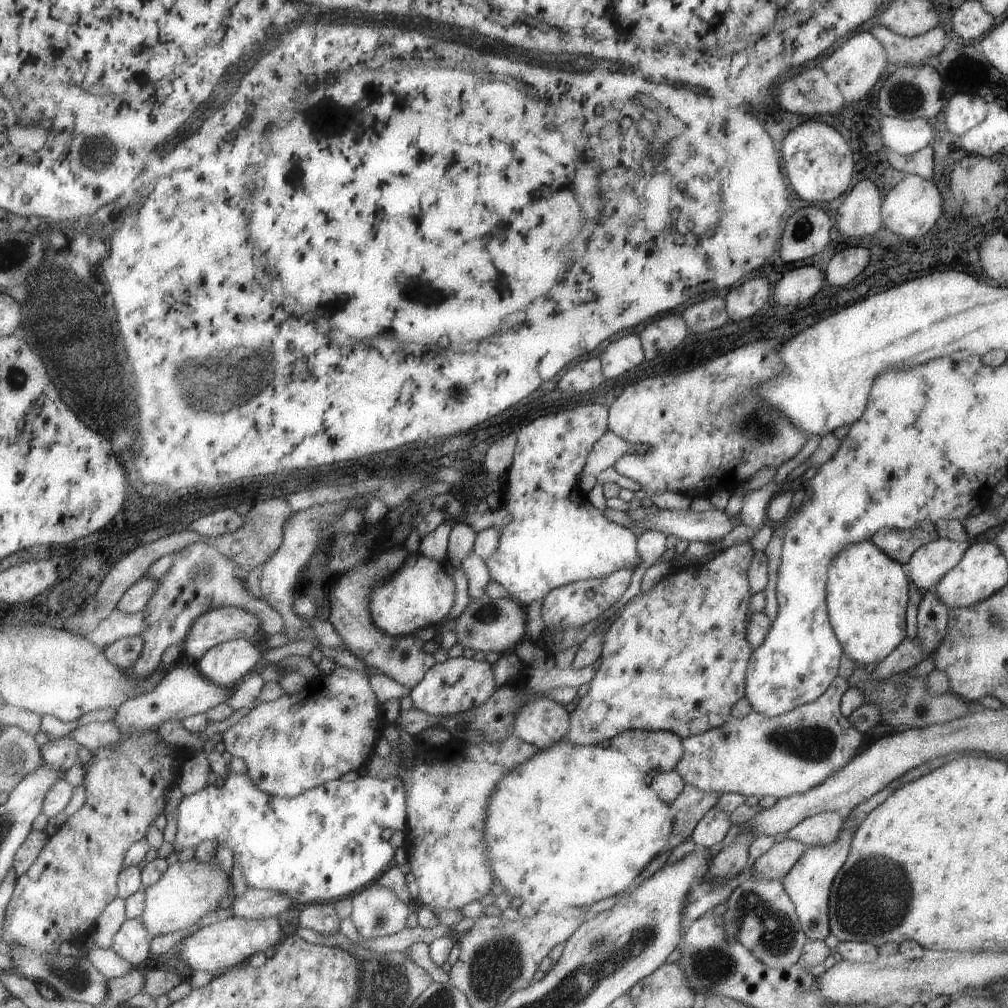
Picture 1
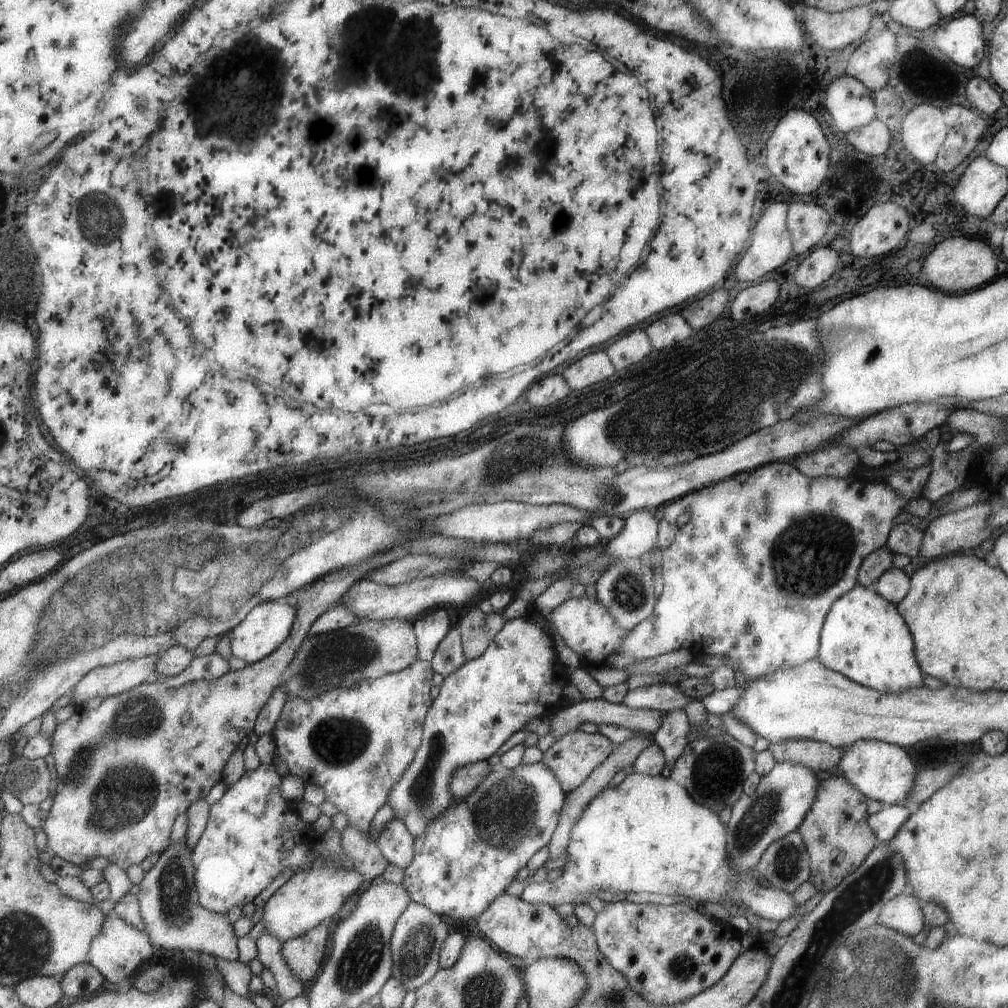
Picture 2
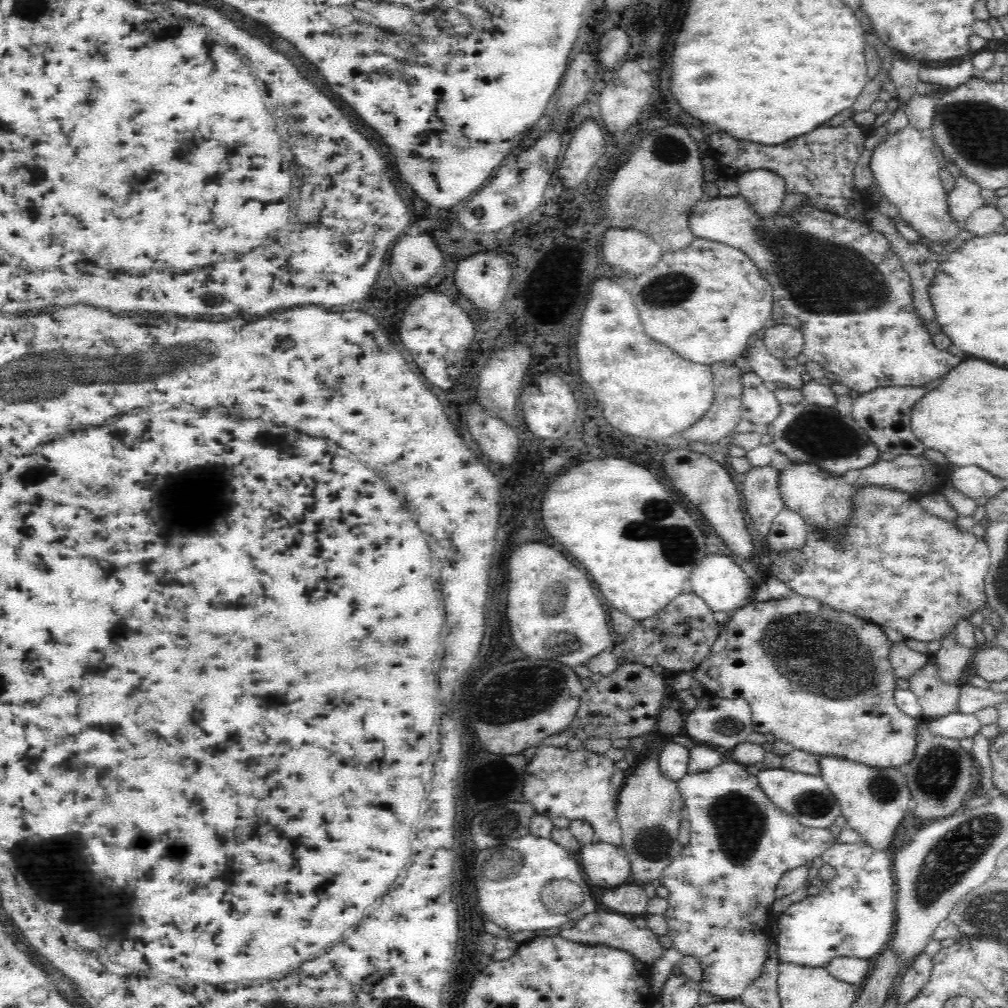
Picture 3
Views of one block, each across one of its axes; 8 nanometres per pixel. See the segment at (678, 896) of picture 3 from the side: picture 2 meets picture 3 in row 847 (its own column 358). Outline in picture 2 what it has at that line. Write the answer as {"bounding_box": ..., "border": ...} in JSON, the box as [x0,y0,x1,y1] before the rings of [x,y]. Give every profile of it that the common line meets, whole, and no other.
{"bounding_box":[272,660,436,839],"border":[[[418,660],[412,666],[400,672],[390,673],[379,679],[361,681],[349,689],[335,686],[330,692],[323,694],[321,697],[316,697],[313,701],[301,698],[289,699],[272,733],[277,744],[279,757],[287,764],[289,774],[302,779],[305,785],[321,786],[325,792],[326,800],[332,803],[339,813],[345,814],[349,820],[349,825],[359,830],[367,839],[371,839],[369,828],[372,828],[375,816],[379,813],[379,810],[383,809],[383,806],[388,804],[392,789],[395,787],[395,784],[401,781],[401,778],[406,773],[406,769],[414,760],[417,750],[421,747],[426,719],[430,713],[431,706],[434,706],[431,688],[433,688],[433,676],[435,676],[435,673],[436,671],[431,661],[424,662],[423,660]]]}

